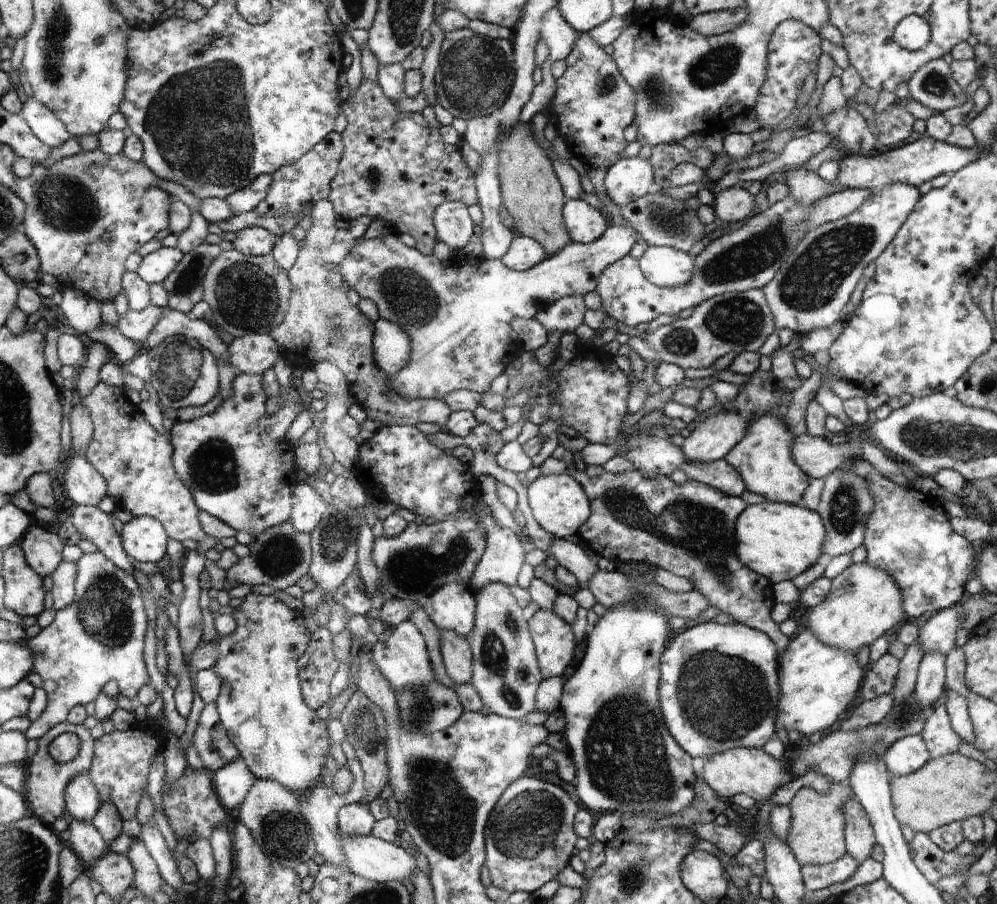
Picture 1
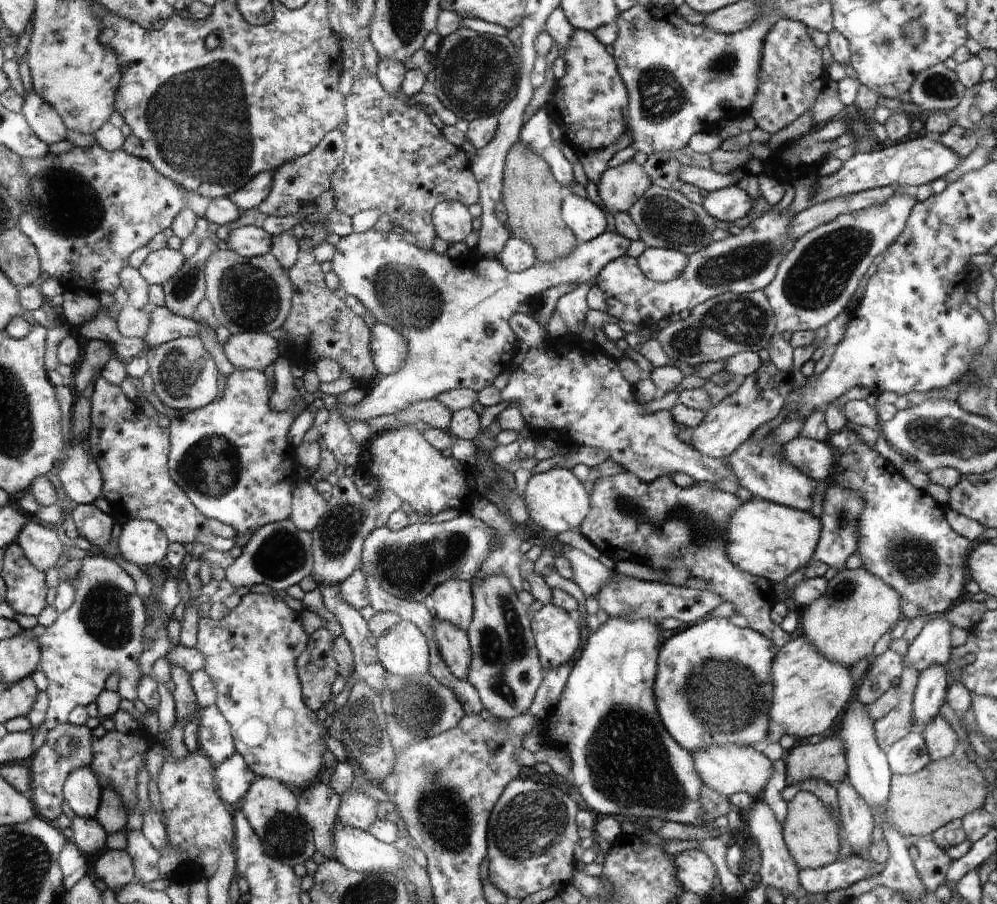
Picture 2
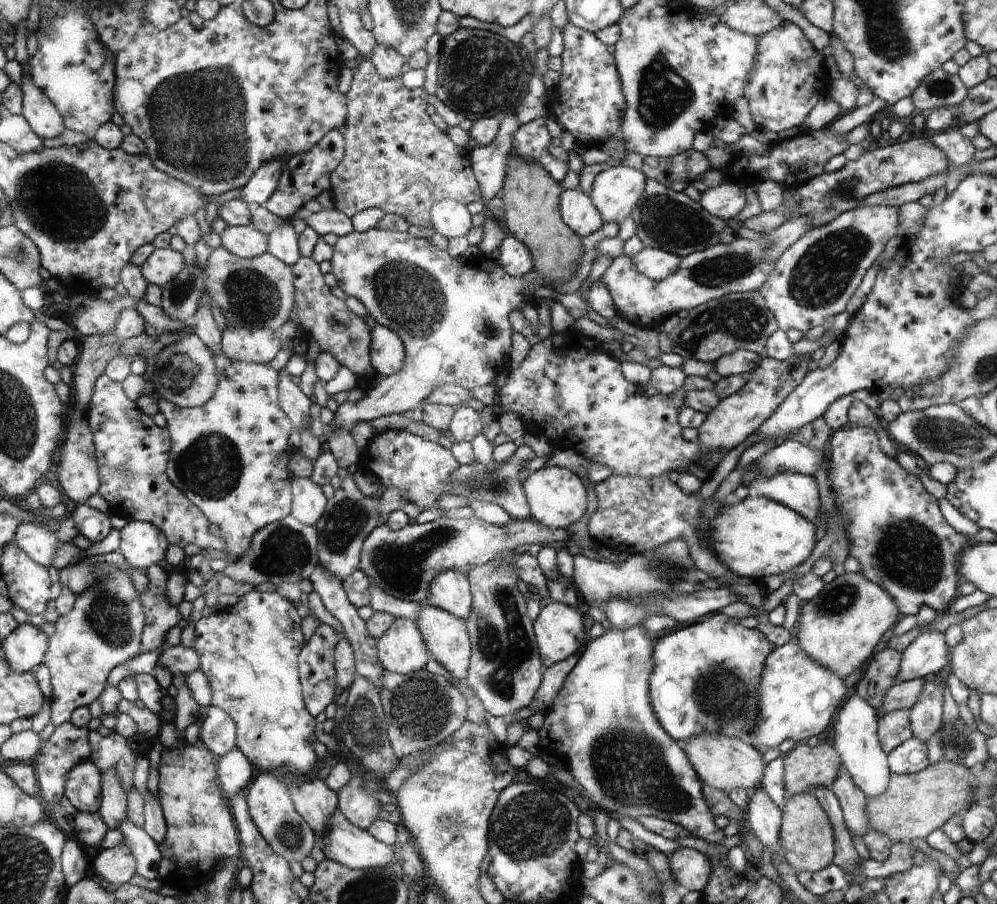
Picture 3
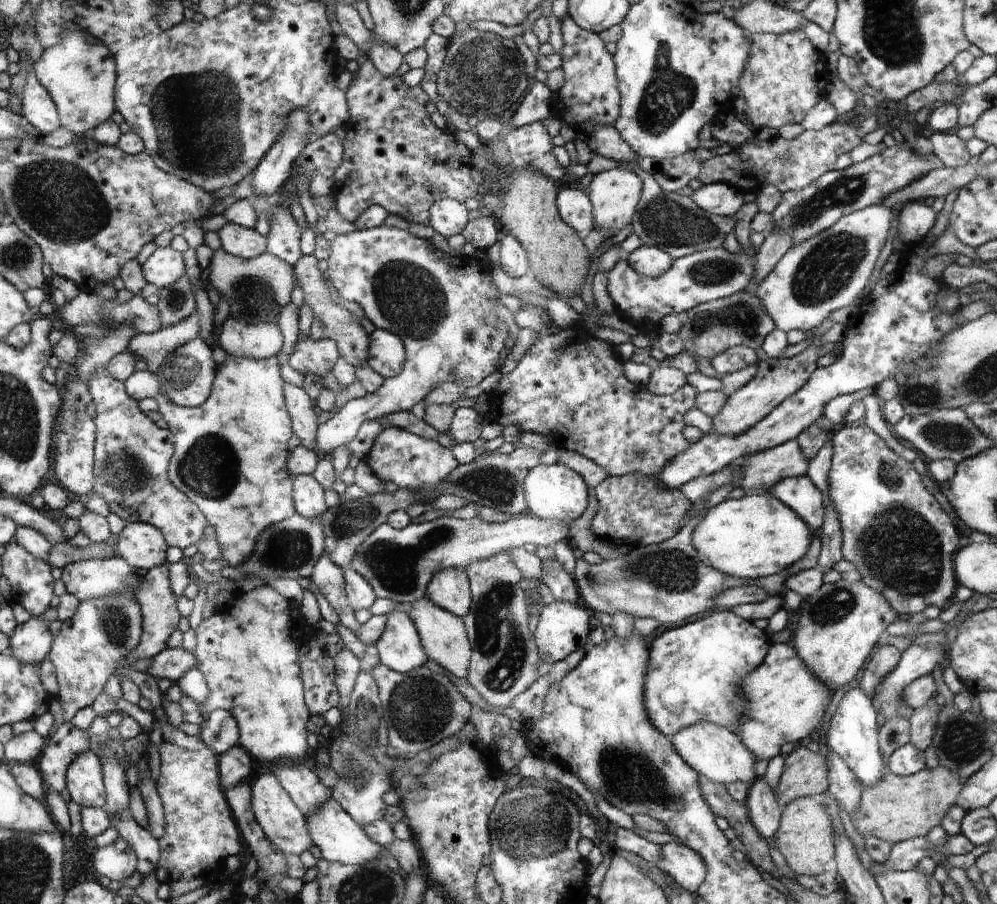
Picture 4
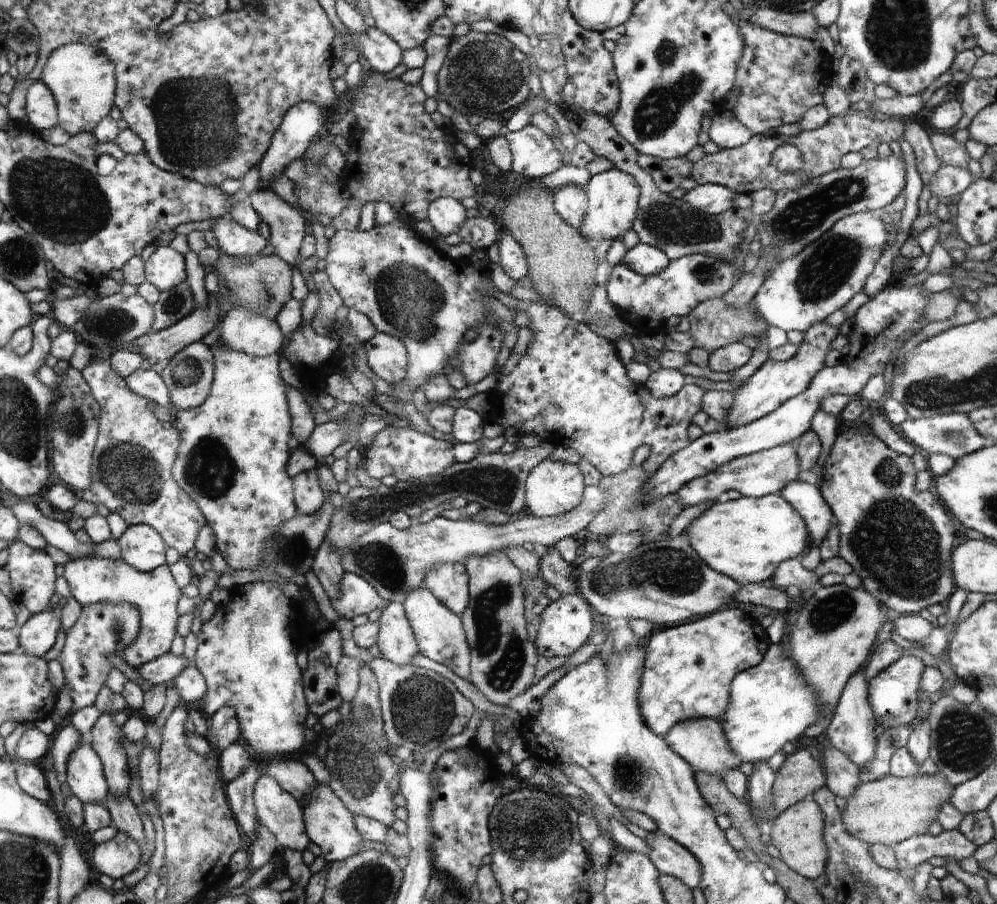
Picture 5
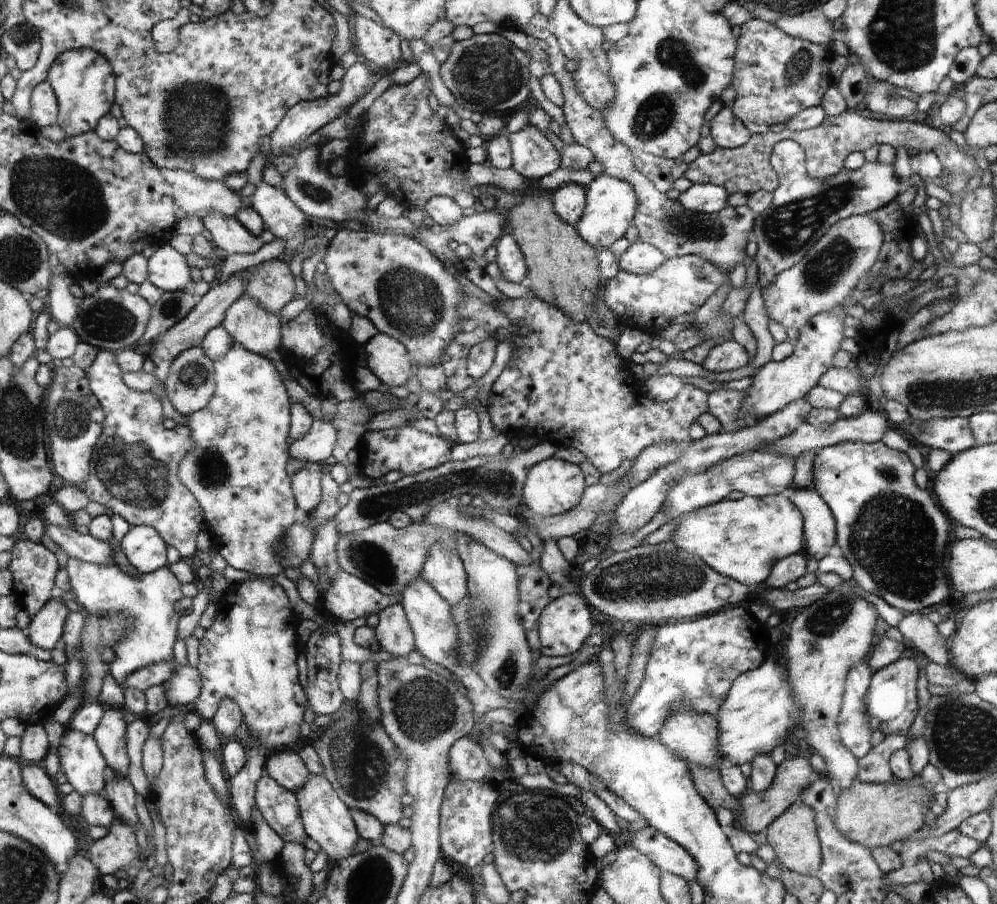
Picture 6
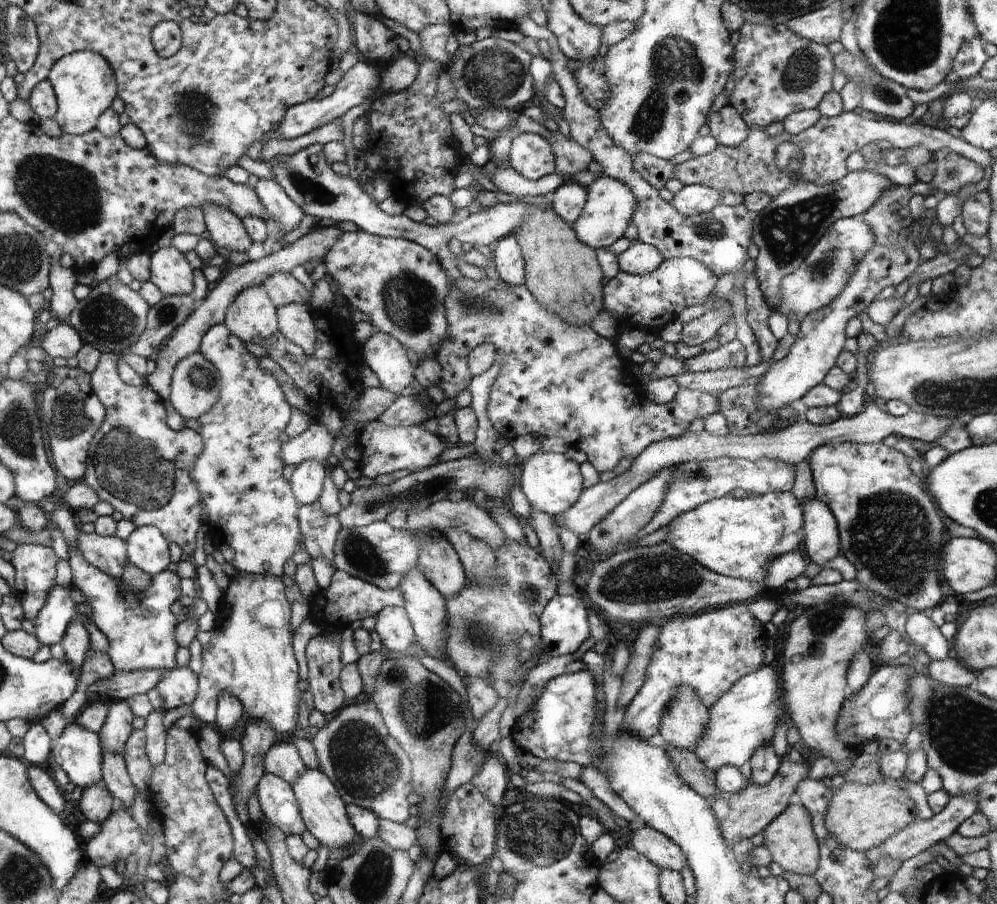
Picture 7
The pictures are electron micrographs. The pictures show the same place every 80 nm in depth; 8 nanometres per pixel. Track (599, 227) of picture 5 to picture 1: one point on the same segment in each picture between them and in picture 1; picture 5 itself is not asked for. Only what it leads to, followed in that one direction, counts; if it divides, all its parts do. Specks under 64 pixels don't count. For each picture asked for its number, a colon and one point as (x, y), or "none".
1: (630, 178)
2: (620, 187)
3: (616, 191)
4: (615, 193)

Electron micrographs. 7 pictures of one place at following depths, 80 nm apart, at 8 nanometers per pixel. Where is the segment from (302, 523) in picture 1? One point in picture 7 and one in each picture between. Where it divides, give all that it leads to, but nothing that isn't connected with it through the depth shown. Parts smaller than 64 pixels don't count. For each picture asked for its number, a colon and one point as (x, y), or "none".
2: (308, 504)
3: (309, 502)
4: (308, 494)
5: (309, 495)
6: (307, 481)
7: (307, 479)

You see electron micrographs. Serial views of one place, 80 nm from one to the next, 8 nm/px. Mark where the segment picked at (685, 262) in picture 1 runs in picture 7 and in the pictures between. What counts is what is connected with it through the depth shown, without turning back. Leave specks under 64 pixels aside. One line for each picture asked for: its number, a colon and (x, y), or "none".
2: (662, 265)
3: (656, 263)
4: (652, 262)
5: (643, 258)
6: (641, 258)
7: (639, 258)

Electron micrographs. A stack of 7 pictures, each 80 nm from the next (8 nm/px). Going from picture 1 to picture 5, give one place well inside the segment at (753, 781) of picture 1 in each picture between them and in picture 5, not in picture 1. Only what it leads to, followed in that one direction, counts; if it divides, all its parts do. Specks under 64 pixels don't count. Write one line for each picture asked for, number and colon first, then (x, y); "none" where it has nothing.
2: (729, 768)
3: (724, 762)
4: (716, 752)
5: (702, 742)

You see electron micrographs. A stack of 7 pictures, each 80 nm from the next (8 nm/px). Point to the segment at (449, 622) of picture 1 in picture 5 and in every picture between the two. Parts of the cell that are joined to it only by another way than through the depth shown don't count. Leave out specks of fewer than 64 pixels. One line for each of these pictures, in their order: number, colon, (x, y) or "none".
2: (452, 600)
3: (451, 591)
4: (449, 589)
5: (449, 582)

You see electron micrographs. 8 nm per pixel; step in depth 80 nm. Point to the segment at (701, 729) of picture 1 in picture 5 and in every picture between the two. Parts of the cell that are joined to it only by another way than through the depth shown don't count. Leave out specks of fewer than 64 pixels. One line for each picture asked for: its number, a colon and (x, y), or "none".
2: (714, 685)
3: (706, 677)
4: (695, 669)
5: (688, 671)

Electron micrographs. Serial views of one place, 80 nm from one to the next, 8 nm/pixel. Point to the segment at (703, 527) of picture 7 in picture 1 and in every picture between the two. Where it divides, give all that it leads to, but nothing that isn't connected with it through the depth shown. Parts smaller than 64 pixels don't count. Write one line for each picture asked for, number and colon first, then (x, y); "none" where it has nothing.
1: (779, 541)
2: (768, 539)
3: (758, 537)
4: (751, 537)
5: (747, 538)
6: (744, 539)

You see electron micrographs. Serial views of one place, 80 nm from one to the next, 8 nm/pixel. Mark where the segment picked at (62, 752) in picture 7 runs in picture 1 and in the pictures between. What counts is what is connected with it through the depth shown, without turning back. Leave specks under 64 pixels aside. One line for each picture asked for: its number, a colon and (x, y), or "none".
1: (82, 799)
2: (83, 790)
3: (83, 788)
4: (85, 782)
5: (86, 777)
6: (80, 756)

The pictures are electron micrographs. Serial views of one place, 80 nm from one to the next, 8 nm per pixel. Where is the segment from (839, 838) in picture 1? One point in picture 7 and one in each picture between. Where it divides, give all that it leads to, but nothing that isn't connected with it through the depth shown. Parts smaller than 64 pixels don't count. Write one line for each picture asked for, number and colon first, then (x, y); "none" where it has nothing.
2: (812, 835)
3: (808, 843)
4: (805, 837)
5: (798, 833)
6: (793, 835)
7: (793, 846)

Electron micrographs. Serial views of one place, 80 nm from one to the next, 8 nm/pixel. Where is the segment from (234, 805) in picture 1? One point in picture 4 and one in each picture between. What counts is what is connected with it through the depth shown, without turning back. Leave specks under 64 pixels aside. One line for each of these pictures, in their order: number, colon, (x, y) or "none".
2: (234, 776)
3: (235, 771)
4: (236, 765)

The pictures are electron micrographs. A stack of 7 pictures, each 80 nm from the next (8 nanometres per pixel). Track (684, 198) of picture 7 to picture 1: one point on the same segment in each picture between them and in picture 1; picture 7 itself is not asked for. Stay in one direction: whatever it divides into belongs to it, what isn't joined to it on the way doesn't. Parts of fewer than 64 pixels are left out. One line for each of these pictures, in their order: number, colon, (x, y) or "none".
1: (734, 204)
2: (730, 203)
3: (726, 200)
4: (723, 199)
5: (712, 199)
6: (700, 198)

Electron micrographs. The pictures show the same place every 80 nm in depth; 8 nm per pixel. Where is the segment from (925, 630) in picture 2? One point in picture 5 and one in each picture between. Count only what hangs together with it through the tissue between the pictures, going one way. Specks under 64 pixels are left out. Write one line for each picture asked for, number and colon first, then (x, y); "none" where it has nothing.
3: (928, 653)
4: (915, 661)
5: (893, 693)

